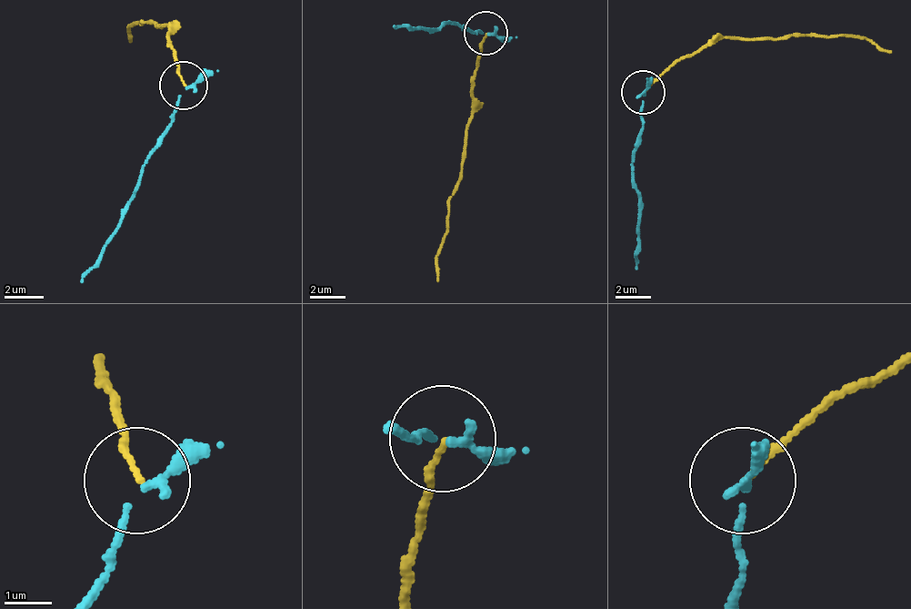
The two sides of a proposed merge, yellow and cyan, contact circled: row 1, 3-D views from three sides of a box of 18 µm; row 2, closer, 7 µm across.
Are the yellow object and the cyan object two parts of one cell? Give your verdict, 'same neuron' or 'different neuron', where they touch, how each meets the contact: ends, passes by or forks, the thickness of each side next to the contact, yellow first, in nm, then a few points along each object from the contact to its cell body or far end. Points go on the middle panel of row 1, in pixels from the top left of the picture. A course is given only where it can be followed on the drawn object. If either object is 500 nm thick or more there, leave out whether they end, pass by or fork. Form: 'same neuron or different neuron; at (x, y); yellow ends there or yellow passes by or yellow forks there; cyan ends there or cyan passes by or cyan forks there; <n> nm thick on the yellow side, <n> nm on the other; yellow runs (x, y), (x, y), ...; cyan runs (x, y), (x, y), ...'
different neuron; at (485, 33); yellow ends there; cyan passes by; 110 nm thick on the yellow side, 150 nm on the other; yellow runs (486, 34), (474, 69), (469, 113), (439, 283); cyan runs (486, 34), (474, 34), (447, 25), (395, 25)

